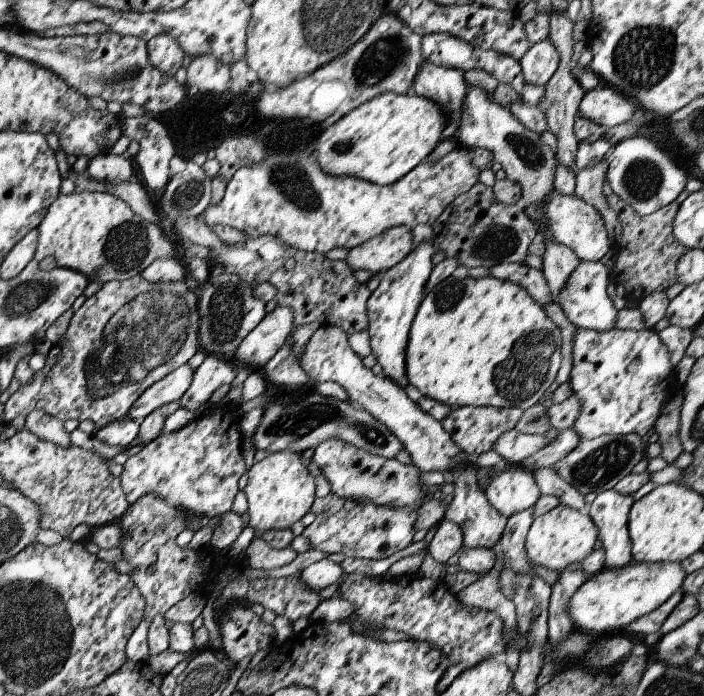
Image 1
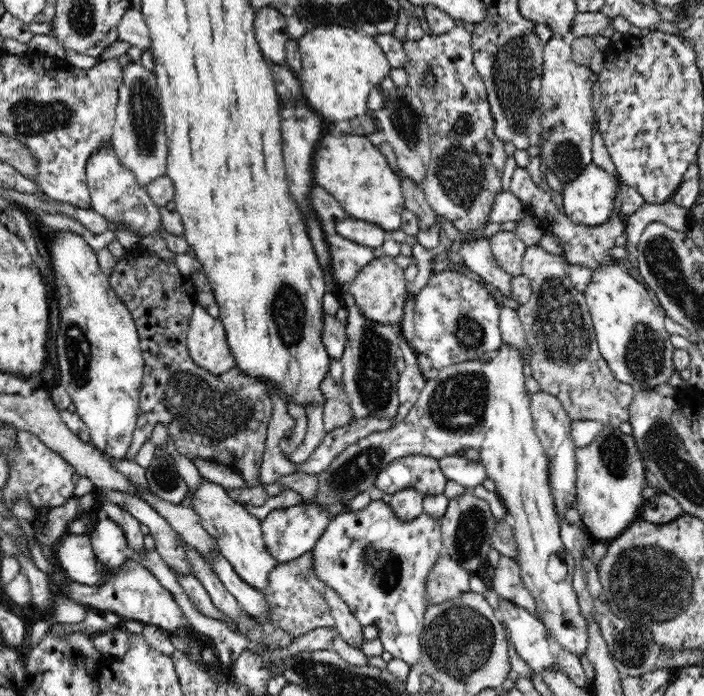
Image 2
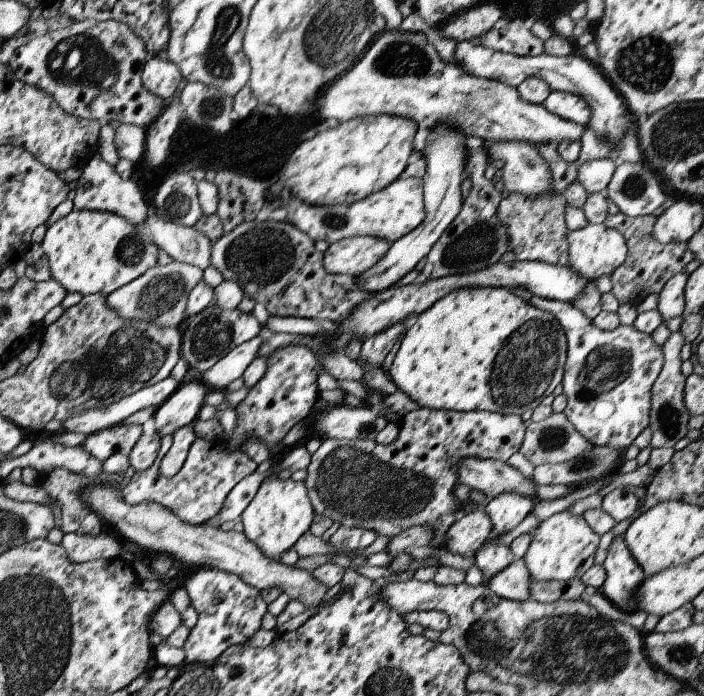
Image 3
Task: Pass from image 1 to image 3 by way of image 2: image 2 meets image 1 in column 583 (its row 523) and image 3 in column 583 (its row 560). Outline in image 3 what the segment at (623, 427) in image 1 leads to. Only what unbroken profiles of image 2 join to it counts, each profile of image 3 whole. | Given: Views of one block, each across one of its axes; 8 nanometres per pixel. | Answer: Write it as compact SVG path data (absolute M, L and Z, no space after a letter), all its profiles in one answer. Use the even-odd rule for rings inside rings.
M532 296L529 304L541 311L549 312L565 333L567 354L563 366L562 394L567 399L563 411L567 422L591 445L611 446L615 450L626 450L641 431L648 426L650 412L650 389L661 371L663 360L661 347L649 335L635 330L633 326L617 326L615 330L600 330L586 318L581 310L571 304L541 299Z

